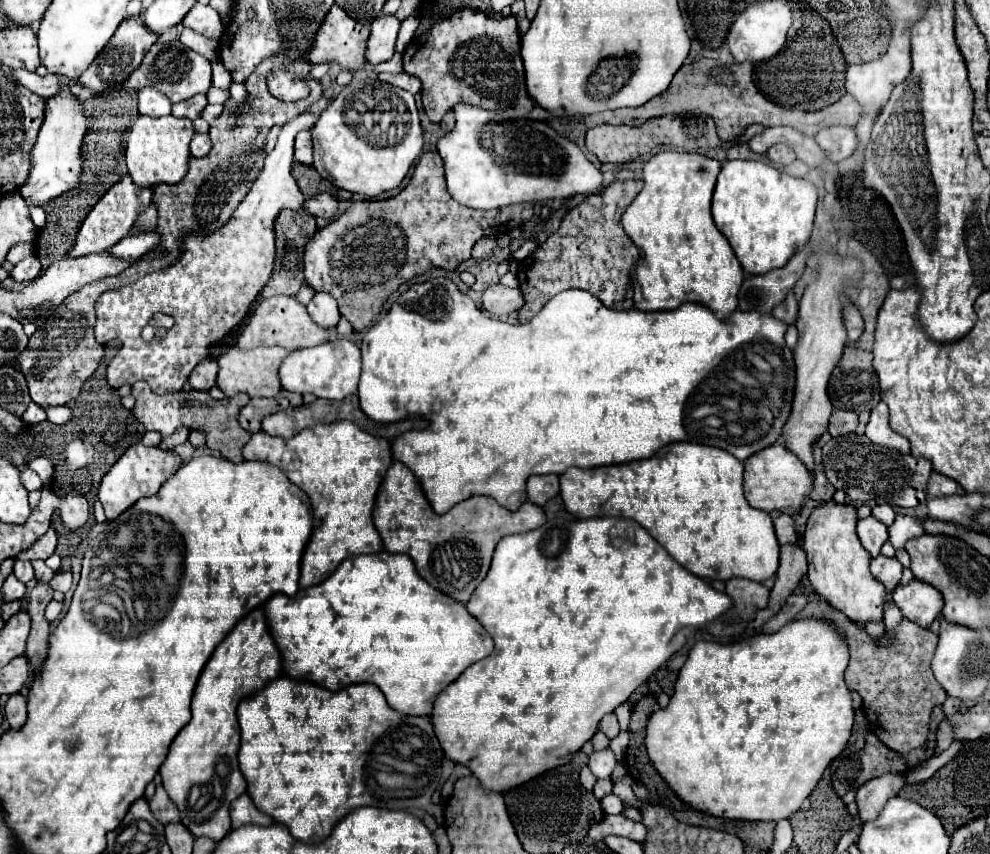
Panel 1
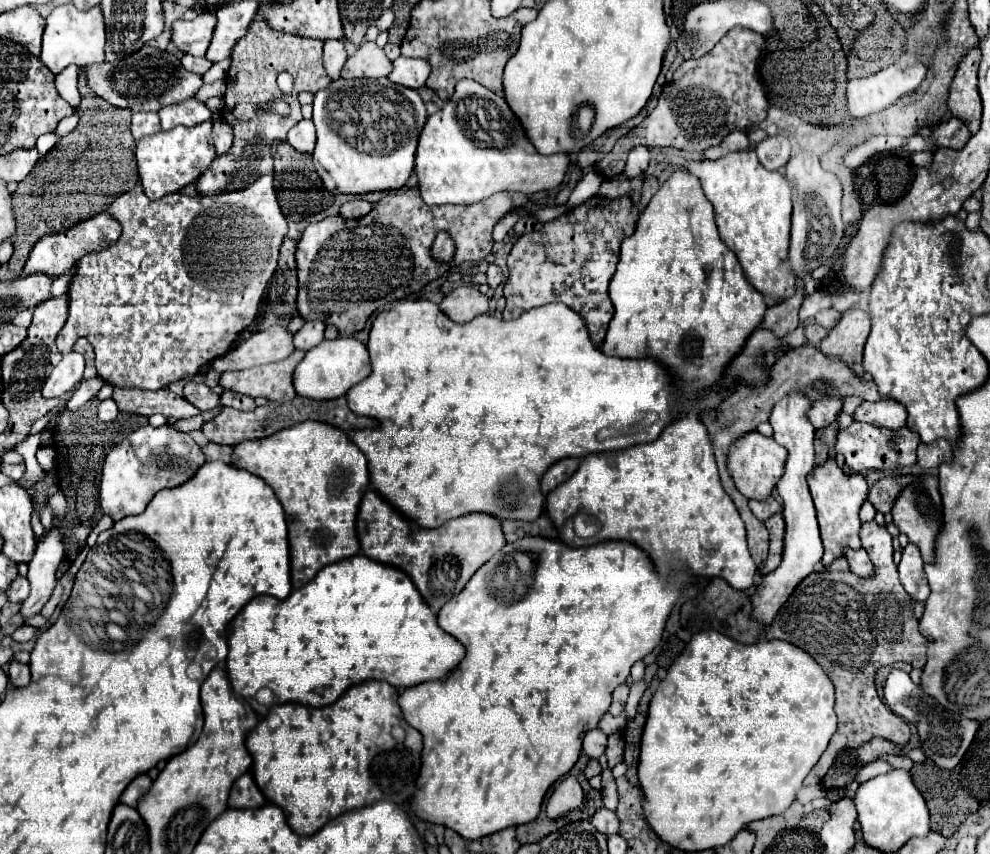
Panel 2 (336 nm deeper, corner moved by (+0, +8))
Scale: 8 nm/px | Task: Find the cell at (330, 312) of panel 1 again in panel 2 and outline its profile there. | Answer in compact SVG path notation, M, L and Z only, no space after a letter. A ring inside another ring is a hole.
M307 320L303 328L295 334L295 348L299 350L311 350L319 342L323 342L323 332L325 332L325 322L323 320Z

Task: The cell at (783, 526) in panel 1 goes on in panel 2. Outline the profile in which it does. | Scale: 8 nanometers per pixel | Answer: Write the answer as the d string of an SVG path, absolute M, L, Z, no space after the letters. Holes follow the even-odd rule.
M769 496L767 500L761 500L761 502L749 500L749 508L751 508L751 512L753 512L759 520L767 520L767 518L771 518L773 514L781 514L781 512L783 512L783 506L781 506L773 496Z

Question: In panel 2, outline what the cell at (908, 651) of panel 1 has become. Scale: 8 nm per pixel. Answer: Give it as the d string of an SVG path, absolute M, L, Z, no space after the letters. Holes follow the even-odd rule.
M875 520L863 522L861 542L863 542L863 548L867 552L871 552L871 562L875 564L875 570L877 570L875 576L859 578L855 574L819 574L819 572L813 572L793 590L789 600L781 606L779 614L775 616L773 624L765 630L769 640L781 638L781 640L787 640L787 642L803 648L805 652L809 652L823 666L823 670L829 674L831 682L835 684L835 698L837 698L835 700L835 712L839 716L839 728L837 728L835 736L831 738L827 750L823 752L823 756L815 764L815 768L805 778L805 786L821 784L823 776L827 774L827 770L831 768L831 764L835 760L837 750L841 750L845 746L859 748L877 736L887 738L891 742L895 742L897 746L907 746L909 738L911 738L907 722L903 722L897 714L893 714L879 700L873 678L881 666L895 664L895 662L909 662L913 668L923 668L927 662L927 642L921 636L919 622L913 616L913 602L911 602L909 594L905 592L903 584L899 582L897 566L893 562L891 534L887 532L885 526L879 526Z

